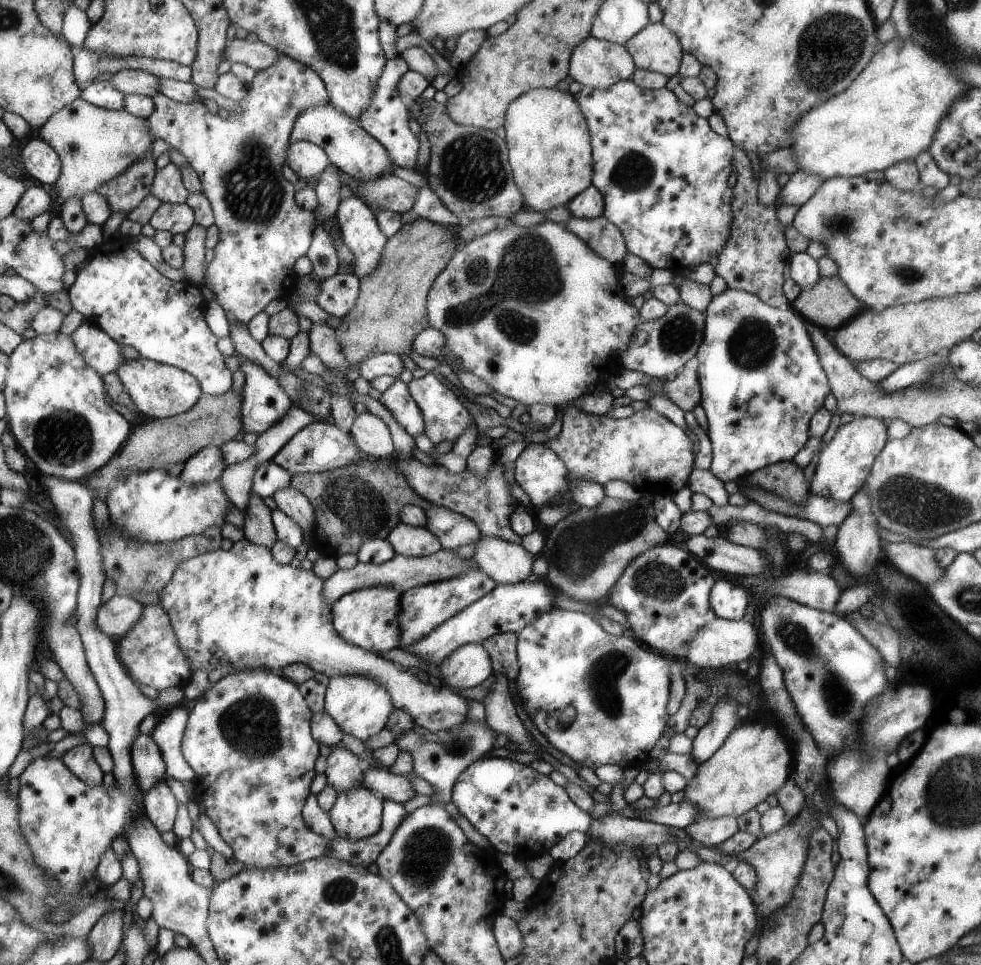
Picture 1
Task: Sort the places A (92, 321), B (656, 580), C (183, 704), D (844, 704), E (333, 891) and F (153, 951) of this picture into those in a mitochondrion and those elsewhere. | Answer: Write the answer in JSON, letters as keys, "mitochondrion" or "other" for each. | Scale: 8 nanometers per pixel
{"A":"other","B":"mitochondrion","C":"other","D":"mitochondrion","E":"mitochondrion","F":"other"}

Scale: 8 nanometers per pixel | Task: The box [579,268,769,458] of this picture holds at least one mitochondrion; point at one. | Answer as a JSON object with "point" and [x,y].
{"point":[679,332]}

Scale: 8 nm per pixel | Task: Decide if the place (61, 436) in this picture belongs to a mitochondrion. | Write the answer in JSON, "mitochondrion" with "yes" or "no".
{"mitochondrion":"yes"}

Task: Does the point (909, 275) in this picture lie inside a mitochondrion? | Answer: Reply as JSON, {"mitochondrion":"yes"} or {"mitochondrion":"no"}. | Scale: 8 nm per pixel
{"mitochondrion":"yes"}

